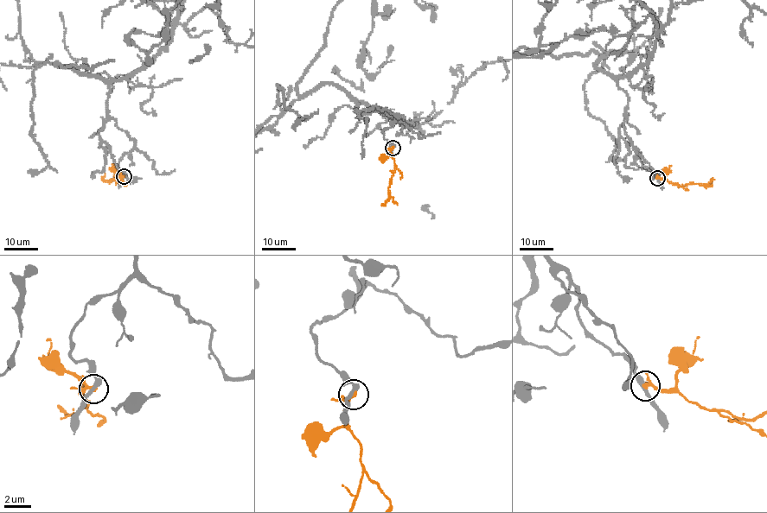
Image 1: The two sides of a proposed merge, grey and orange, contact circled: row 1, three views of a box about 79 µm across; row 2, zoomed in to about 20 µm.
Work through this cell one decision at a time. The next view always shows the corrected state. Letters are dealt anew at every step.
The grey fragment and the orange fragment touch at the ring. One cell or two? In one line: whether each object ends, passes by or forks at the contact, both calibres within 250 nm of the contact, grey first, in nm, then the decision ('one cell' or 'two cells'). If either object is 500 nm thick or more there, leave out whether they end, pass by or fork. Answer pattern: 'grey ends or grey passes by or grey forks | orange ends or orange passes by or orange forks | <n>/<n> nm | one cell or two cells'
grey passes by | orange forks | 320/200 nm | two cells

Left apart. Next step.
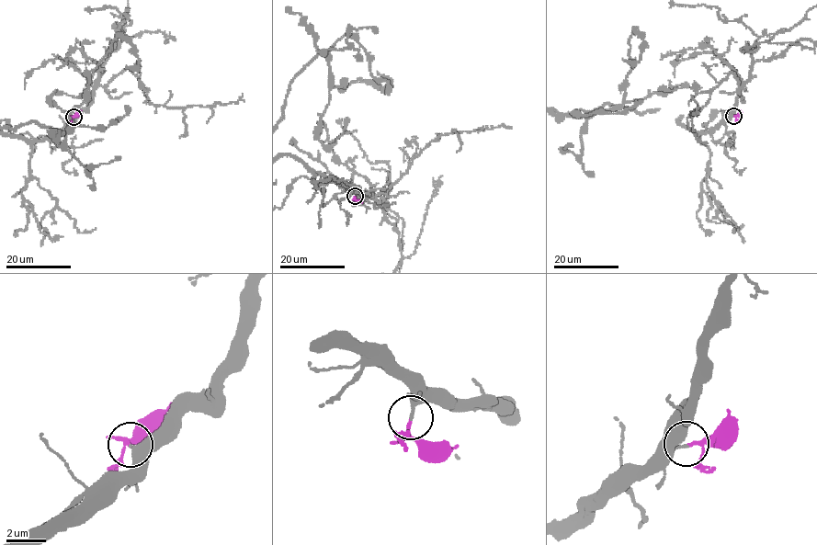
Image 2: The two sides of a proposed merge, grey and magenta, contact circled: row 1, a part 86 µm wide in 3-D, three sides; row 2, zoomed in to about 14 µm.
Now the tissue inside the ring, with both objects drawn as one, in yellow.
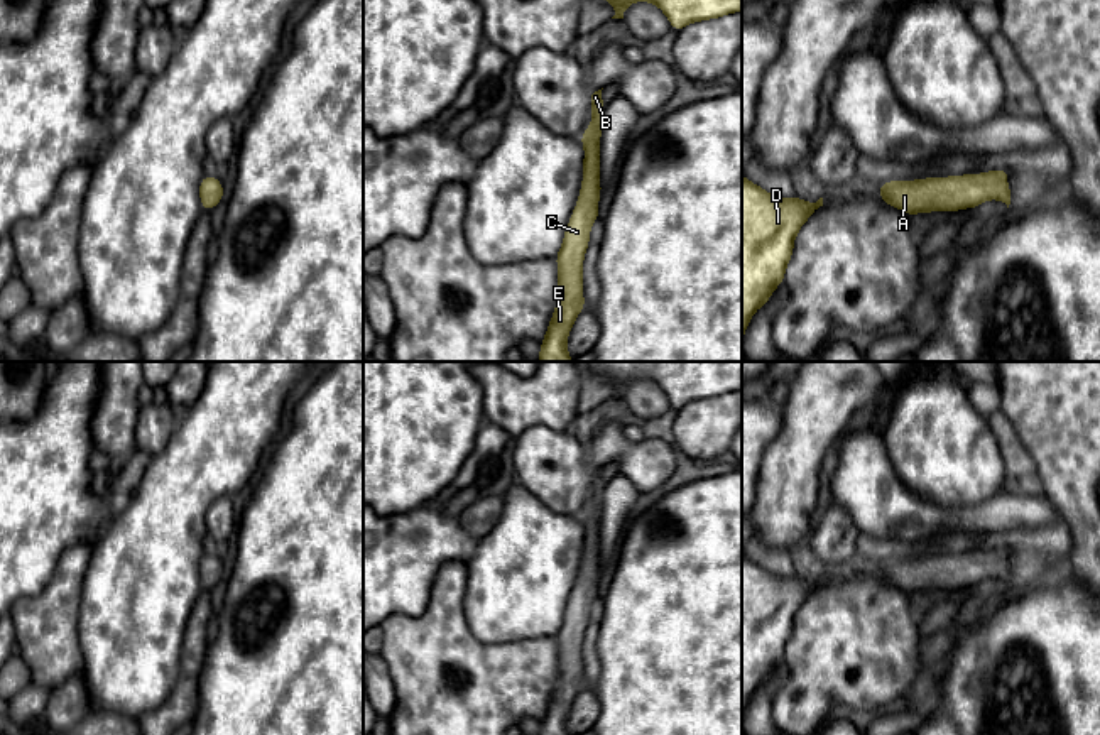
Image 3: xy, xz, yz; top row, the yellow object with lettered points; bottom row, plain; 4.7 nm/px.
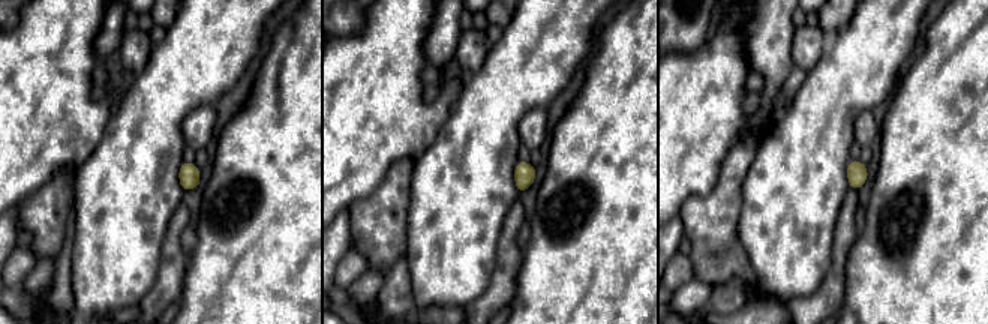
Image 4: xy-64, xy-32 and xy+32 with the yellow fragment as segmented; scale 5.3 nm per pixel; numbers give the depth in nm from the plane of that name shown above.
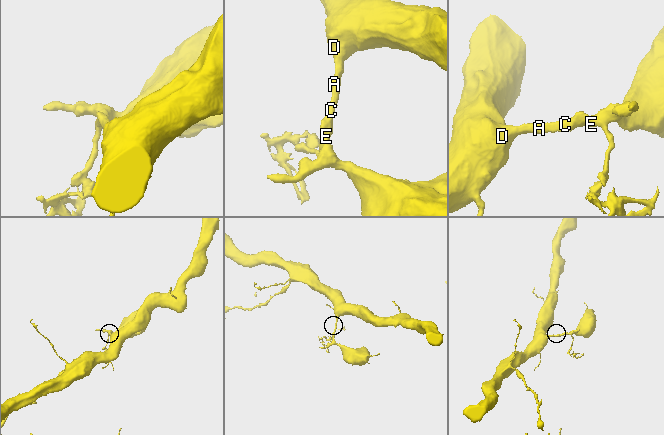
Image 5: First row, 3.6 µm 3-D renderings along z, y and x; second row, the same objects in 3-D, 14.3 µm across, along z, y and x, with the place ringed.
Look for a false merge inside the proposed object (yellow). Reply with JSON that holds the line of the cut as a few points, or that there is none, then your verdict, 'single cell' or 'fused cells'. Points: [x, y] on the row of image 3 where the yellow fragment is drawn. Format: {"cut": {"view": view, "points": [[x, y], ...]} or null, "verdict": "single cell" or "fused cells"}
{"cut": null, "verdict": "single cell"}

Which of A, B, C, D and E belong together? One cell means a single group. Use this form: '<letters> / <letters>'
A B C D E

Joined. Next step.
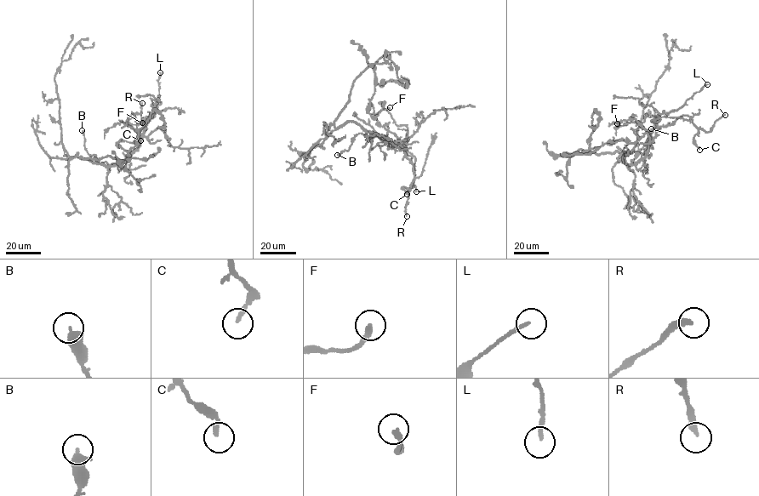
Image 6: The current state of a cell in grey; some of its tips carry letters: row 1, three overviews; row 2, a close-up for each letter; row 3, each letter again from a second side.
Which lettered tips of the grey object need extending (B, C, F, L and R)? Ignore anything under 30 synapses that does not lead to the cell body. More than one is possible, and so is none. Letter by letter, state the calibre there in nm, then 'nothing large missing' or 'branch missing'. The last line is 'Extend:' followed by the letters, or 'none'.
B: calibre 440 nm; nothing large missing
C: calibre 180 nm; nothing large missing
F: calibre 280 nm; nothing large missing
L: calibre 160 nm; nothing large missing
R: calibre 300 nm; nothing large missing
Extend: none

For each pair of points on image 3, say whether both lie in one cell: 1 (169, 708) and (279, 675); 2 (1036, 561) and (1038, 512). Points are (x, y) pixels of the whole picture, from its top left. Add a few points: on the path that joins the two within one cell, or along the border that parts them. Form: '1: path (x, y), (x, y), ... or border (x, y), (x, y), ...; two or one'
1: border (205, 661), (200, 671), (200, 703), (193, 717); two
2: border (1063, 521), (1043, 528), (1016, 528), (1007, 533); two

